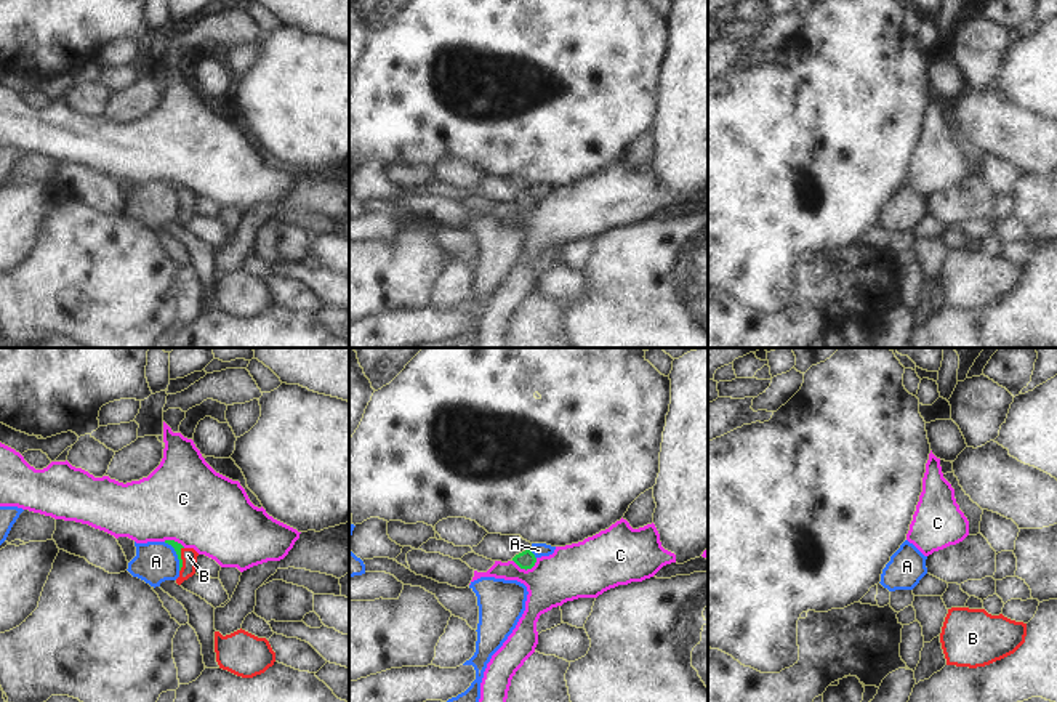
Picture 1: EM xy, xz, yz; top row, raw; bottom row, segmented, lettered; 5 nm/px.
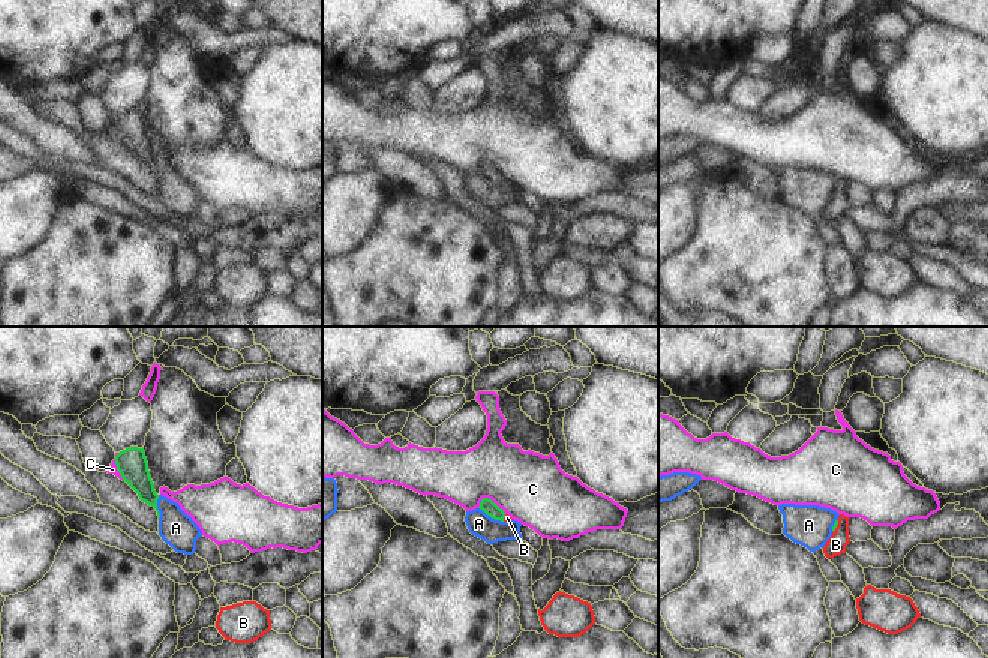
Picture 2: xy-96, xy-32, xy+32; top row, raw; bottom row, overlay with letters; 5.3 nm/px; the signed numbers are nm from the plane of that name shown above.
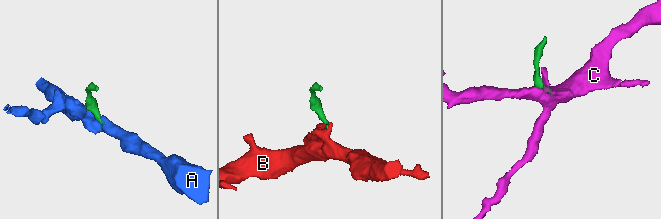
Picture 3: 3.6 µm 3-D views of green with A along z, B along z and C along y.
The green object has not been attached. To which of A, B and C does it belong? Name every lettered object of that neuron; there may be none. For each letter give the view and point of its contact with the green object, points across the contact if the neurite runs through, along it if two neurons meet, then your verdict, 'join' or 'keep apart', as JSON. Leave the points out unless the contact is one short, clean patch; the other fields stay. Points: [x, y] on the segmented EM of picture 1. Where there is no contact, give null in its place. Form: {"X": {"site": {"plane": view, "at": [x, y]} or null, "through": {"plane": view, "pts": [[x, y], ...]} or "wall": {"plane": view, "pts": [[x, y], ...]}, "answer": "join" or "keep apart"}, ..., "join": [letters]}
{"A": {"site": {"plane": "xy", "at": [176, 553]}, "wall": {"plane": "xy", "pts": [[164, 542], [173, 548], [180, 569]]}, "answer": "keep apart"}, "B": {"site": {"plane": "xy", "at": [181, 560]}, "through": {"plane": "xy", "pts": [[173, 544], [181, 552], [181, 560], [188, 555]]}, "answer": "join"}, "C": {"site": {"plane": "xz", "at": [526, 569]}, "wall": {"plane": "xz", "pts": [[537, 558], [526, 569], [513, 560]]}, "answer": "keep apart"}, "join": ["B"]}

